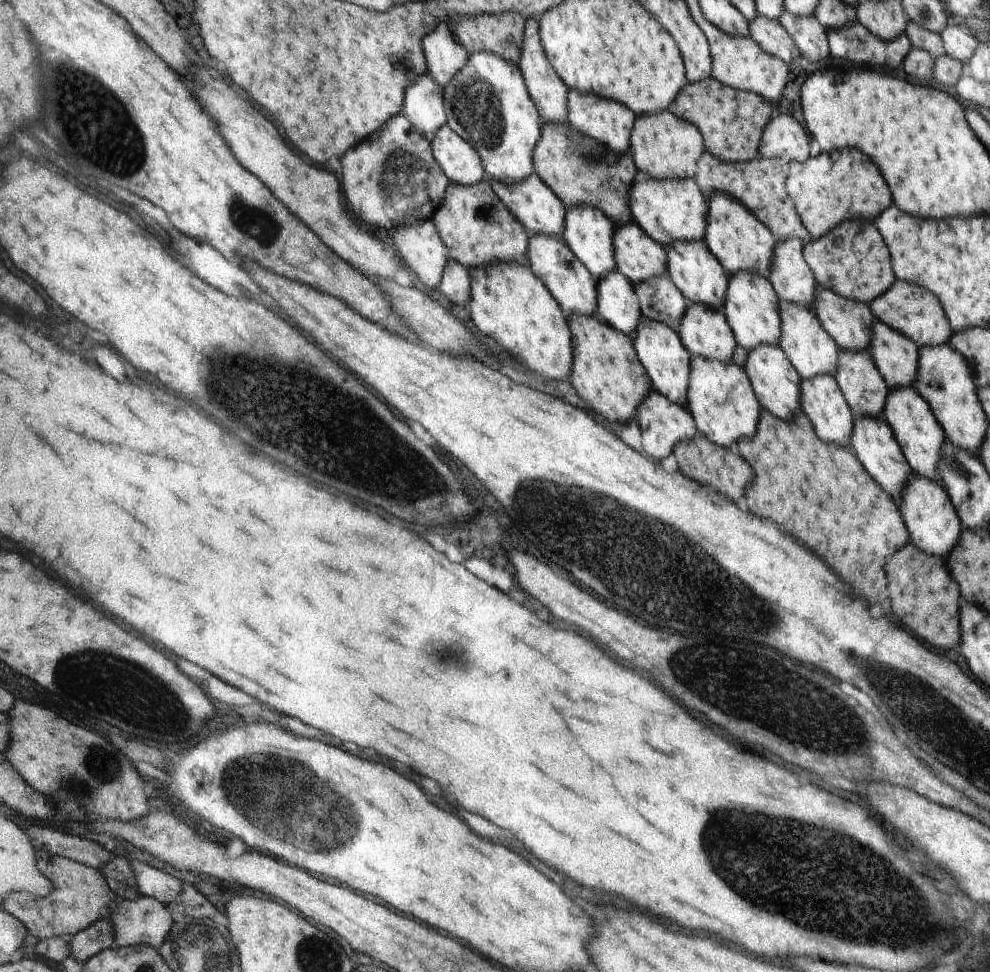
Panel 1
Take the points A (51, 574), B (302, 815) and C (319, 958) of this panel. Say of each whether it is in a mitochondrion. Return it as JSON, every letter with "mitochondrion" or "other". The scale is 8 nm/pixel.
{"A":"other","B":"mitochondrion","C":"mitochondrion"}

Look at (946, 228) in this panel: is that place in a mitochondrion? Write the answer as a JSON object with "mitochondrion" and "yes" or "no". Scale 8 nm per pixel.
{"mitochondrion":"no"}

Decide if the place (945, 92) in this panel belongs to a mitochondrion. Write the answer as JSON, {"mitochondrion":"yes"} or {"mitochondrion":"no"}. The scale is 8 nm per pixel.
{"mitochondrion":"no"}

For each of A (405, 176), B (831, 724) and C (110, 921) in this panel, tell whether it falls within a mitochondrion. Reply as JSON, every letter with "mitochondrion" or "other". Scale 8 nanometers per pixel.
{"A":"mitochondrion","B":"mitochondrion","C":"other"}

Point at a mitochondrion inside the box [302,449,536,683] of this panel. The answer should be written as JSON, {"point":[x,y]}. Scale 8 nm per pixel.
{"point":[448,655]}

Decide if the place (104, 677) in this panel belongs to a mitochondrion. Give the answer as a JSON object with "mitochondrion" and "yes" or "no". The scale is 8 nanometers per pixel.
{"mitochondrion":"yes"}

